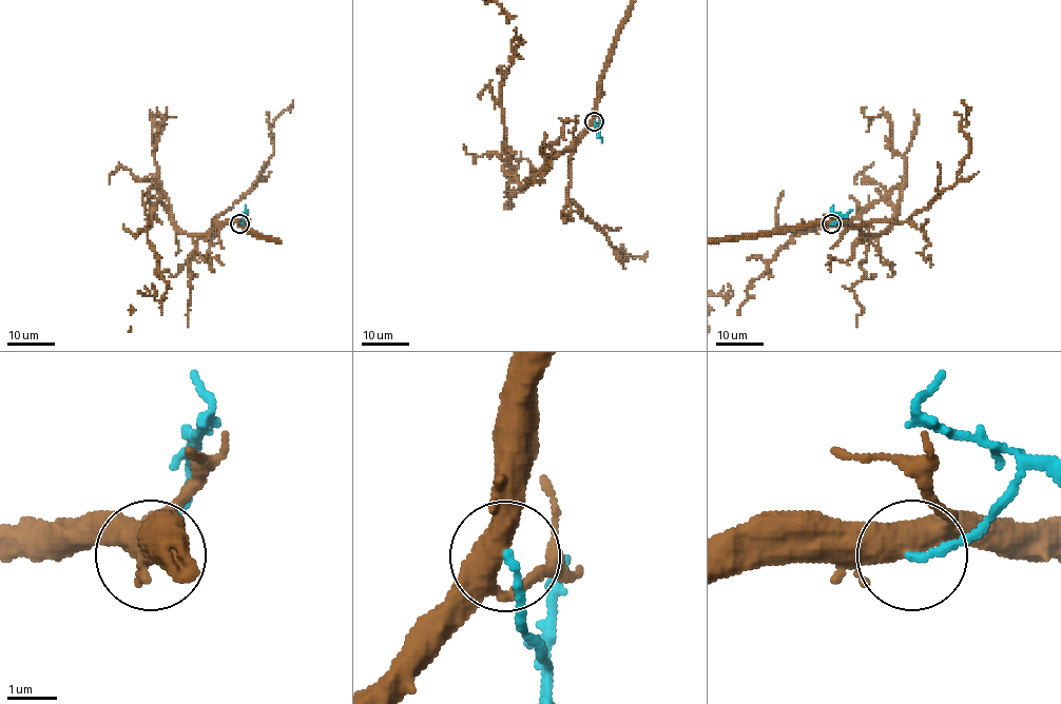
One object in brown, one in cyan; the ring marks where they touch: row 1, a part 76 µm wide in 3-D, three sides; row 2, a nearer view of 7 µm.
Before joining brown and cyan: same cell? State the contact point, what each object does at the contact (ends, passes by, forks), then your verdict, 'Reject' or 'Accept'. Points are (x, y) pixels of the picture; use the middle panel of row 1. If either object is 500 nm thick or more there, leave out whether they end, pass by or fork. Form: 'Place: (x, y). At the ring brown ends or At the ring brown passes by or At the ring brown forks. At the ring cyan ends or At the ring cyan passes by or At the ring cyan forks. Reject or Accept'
Place: (594, 121). At the ring brown forks. At the ring cyan ends. Reject

